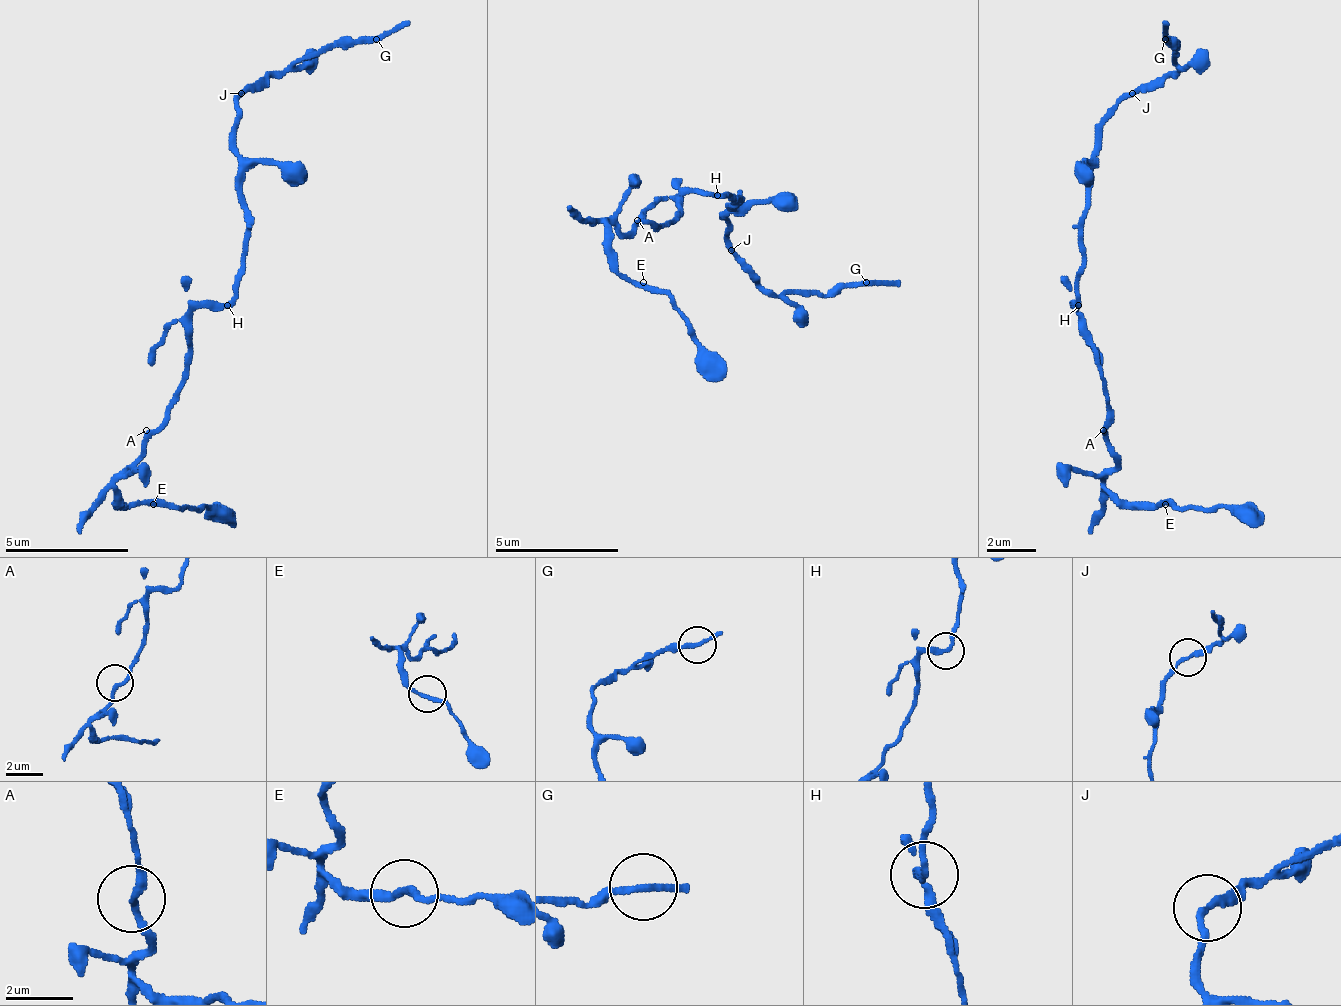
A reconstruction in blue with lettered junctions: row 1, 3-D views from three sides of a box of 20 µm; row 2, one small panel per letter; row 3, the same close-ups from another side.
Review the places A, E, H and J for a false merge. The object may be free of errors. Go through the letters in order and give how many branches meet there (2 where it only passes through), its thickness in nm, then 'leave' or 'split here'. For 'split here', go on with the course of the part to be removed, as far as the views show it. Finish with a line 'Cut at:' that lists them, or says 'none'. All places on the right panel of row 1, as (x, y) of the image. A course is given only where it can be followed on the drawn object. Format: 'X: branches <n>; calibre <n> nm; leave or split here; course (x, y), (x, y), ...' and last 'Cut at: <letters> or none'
A: branches 2; calibre 200 nm; leave
E: branches 2; calibre 200 nm; leave
H: branches 2; calibre 200 nm; leave
J: branches 2; calibre 200 nm; leave
Cut at: none

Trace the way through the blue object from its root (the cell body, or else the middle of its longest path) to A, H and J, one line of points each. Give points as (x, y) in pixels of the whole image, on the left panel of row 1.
A: (208, 305), (202, 305), (190, 318), (190, 367), (184, 374), (177, 405), (153, 430), (146, 430)
H: (208, 305), (227, 305)
J: (208, 305), (221, 305), (233, 293), (246, 250), (246, 200), (233, 144), (239, 94)

